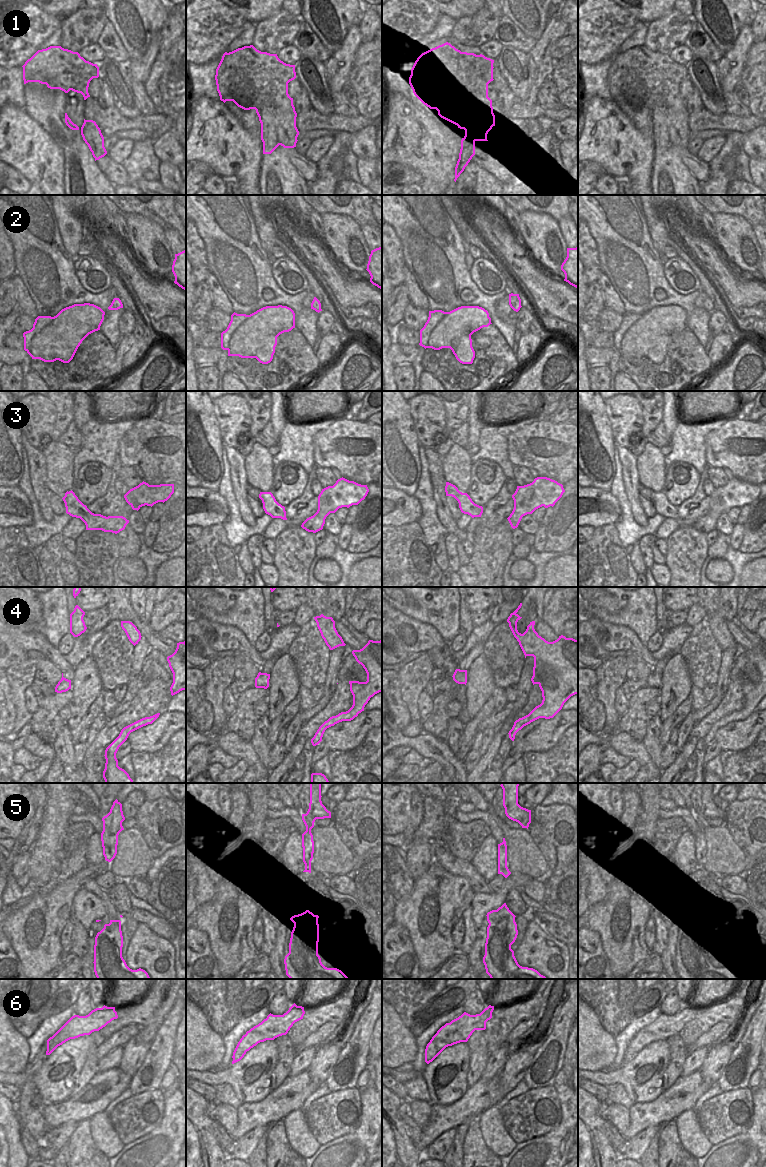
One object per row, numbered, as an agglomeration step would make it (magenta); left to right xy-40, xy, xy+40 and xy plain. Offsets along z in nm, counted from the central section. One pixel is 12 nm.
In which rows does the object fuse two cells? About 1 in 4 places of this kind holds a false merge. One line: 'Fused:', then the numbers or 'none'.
Fused: 1

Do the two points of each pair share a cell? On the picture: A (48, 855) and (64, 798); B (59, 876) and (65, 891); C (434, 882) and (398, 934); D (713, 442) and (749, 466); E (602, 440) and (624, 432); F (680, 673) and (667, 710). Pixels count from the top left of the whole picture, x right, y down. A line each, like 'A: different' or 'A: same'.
A: same
B: different
C: different
D: same
E: different
F: same

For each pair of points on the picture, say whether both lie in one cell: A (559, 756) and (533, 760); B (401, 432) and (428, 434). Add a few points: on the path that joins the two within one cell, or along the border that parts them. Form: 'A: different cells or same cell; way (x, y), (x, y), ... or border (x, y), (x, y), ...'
A: same cell; way (553, 760), (539, 760)
B: different cells; border (410, 410), (414, 430), (420, 444)

